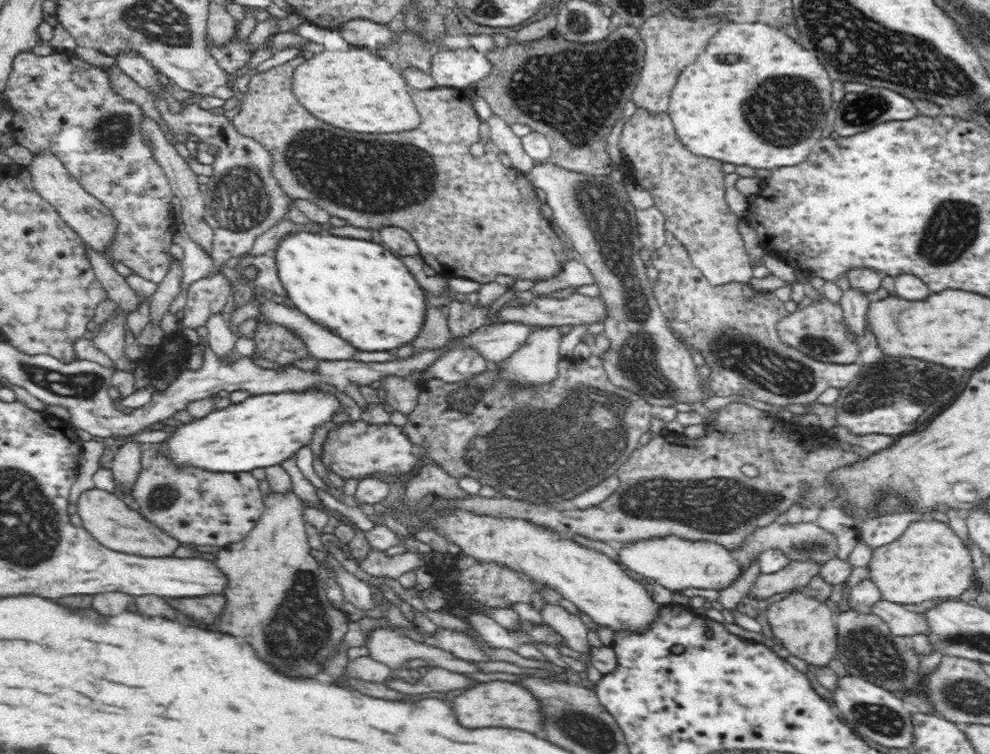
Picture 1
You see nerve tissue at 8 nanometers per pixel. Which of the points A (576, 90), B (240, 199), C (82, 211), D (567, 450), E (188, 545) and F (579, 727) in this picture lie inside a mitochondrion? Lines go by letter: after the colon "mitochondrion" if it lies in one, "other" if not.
A: mitochondrion
B: mitochondrion
C: other
D: mitochondrion
E: other
F: mitochondrion

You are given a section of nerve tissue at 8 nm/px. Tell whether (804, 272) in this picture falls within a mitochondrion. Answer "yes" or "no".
no

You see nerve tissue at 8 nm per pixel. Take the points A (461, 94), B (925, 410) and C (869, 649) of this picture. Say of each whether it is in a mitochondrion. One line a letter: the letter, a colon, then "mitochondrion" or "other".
A: other
B: mitochondrion
C: mitochondrion

